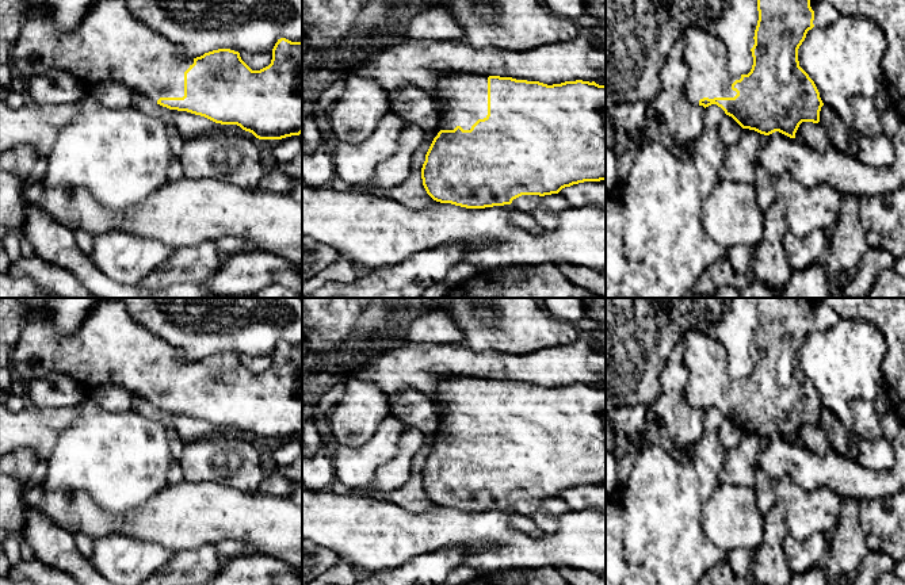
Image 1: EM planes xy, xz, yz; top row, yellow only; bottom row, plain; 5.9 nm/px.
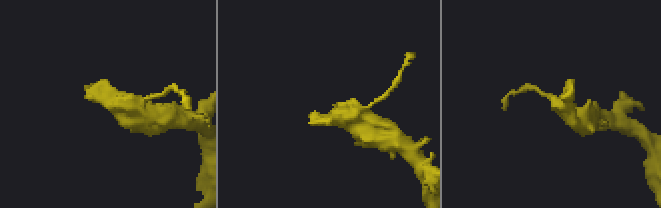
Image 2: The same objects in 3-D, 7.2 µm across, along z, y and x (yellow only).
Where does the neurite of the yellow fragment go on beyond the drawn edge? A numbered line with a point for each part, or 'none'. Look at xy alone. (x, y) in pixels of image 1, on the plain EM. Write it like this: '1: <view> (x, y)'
1: xy (110, 348)

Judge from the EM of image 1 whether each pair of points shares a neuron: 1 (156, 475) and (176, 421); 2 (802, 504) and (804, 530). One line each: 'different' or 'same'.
1: different
2: same

